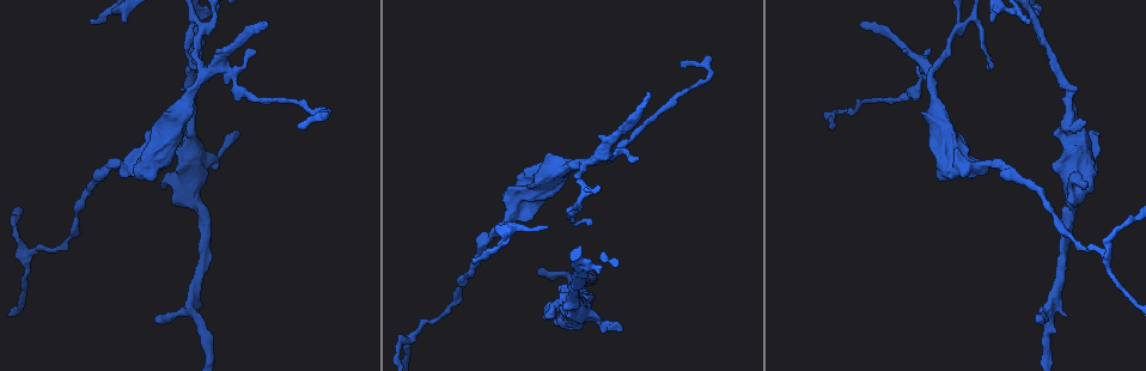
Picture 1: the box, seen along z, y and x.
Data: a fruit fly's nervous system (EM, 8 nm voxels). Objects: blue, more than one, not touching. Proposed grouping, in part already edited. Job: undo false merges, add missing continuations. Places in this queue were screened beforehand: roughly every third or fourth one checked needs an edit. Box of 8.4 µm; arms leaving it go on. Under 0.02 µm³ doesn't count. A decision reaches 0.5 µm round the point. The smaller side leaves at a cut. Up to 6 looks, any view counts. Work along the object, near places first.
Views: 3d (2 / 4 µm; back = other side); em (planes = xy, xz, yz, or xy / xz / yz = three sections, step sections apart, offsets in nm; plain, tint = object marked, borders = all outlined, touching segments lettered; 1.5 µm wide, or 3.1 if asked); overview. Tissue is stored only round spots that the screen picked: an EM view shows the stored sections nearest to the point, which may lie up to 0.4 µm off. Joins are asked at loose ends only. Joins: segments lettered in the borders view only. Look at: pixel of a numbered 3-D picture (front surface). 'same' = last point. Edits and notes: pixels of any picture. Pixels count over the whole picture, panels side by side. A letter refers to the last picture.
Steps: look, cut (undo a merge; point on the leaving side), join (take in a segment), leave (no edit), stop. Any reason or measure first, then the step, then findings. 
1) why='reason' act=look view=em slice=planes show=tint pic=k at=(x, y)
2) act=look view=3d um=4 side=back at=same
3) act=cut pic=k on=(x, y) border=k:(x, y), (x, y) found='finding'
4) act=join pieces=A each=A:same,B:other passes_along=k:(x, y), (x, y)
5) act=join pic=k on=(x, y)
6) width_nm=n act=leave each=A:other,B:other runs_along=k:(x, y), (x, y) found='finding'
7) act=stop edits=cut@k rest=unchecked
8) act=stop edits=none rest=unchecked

act=look view=3d um=4 pic=1 at=(268, 26)

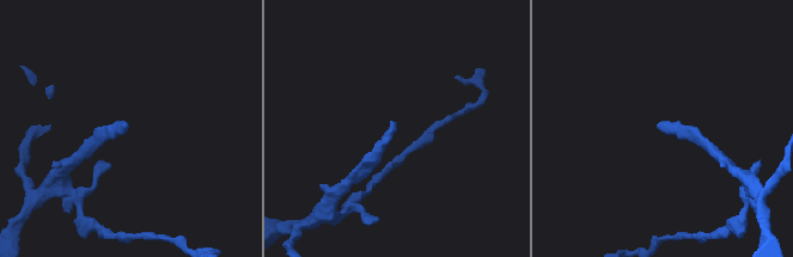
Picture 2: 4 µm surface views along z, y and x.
act=look view=em slice=xz step=4 show=plain pic=2 at=(662, 130)

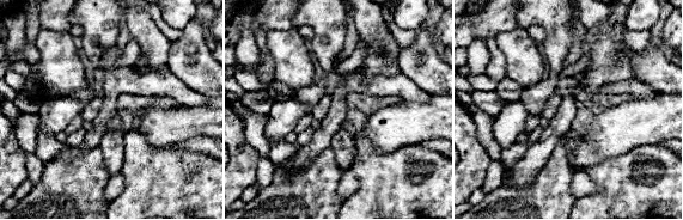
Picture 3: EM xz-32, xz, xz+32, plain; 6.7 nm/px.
why='what lies round it' act=look view=em slice=xz step=4 show=borders at=same

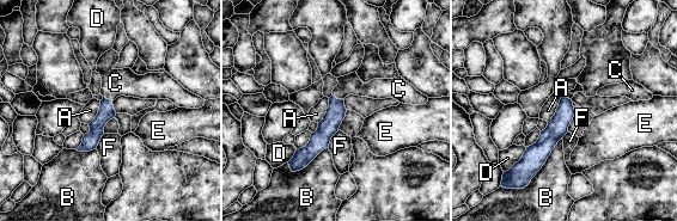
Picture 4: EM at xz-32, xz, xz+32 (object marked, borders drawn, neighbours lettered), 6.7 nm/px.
act=join pieces=C each=A:other,B:other,C:same,D:other,E:other,F:other found='it goes on there'

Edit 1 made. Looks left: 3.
why='free end' act=look view=em slice=planes show=borders pic=1 at=(545, 316)

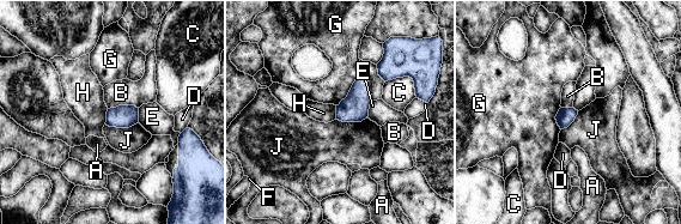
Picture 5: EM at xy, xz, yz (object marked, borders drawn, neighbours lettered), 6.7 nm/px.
act=leave each=A:other,B:other,C:other,D:other,E:other,F:other,G:other,H:other,J:other border=5:(108, 109), (104, 123) found='none of them fits'

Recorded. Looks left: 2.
act=stop edits=join@4 rest=unchecked

